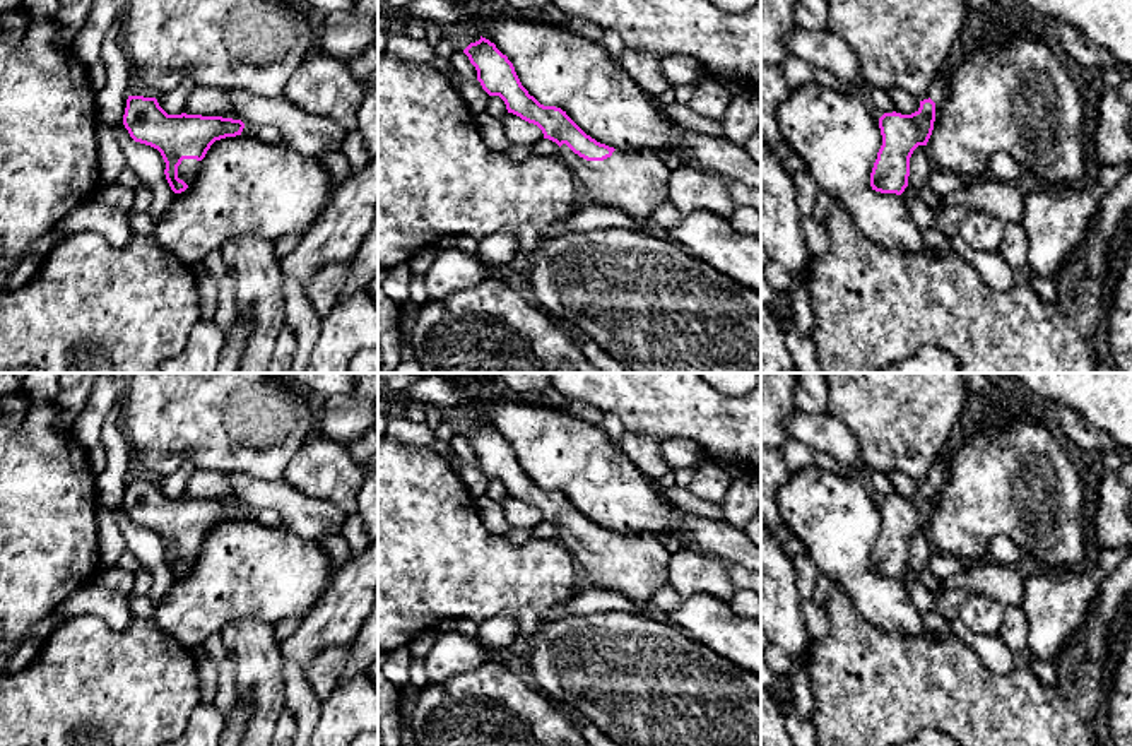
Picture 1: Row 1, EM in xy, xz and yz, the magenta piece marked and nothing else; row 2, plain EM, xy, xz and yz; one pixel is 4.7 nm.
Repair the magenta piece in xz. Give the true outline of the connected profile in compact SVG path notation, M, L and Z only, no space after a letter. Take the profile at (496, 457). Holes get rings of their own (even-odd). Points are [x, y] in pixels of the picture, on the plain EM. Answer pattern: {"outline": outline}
{"outline": "M481 419L463 436L489 479L499 479L508 496L537 508L544 522L559 529L557 541L590 585L646 602L669 582L672 554L657 536L616 534L587 518L561 491L540 488L522 469L508 440L489 423Z"}

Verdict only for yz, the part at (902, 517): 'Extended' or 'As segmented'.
Extended

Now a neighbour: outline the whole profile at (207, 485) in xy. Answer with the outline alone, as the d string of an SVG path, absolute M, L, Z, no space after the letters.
M195 469L185 488L186 498L221 500L234 498L229 479L215 471Z

